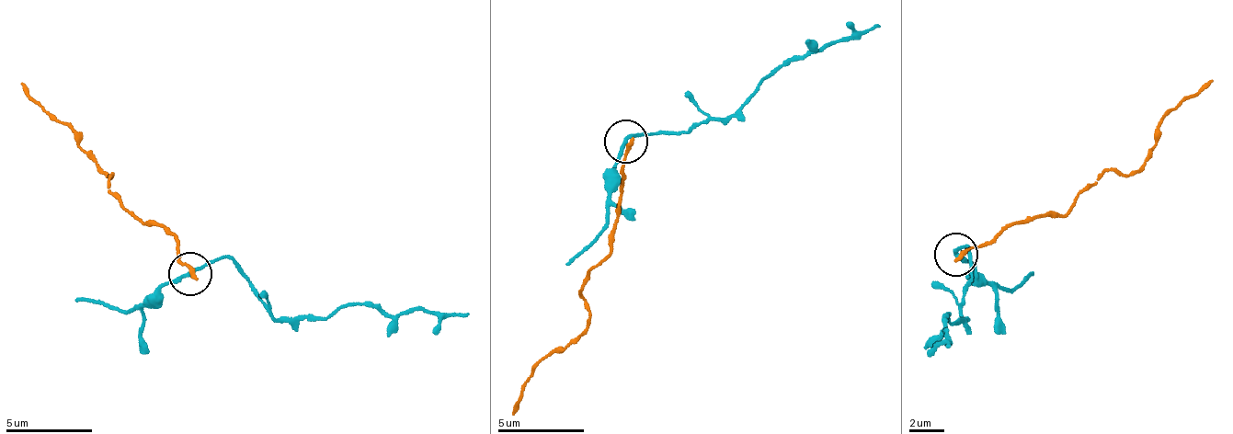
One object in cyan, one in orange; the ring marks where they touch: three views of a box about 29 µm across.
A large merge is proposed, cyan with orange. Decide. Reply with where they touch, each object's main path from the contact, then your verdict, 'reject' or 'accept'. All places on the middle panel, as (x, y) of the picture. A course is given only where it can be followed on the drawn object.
(625, 141) | cyan via (624, 140), (687, 134), (718, 117), (734, 116), (772, 71), (796, 61), (812, 49), (880, 27) | orange via (630, 140), (621, 177), (622, 189), (609, 257), (585, 277), (580, 295), (588, 325), (531, 368), (512, 416) | reject

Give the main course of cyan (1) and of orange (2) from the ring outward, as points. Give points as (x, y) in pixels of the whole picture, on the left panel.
1: (189, 273), (230, 257), (247, 287), (276, 319), (320, 320), (350, 304), (377, 304), (394, 314), (469, 312)
2: (193, 277), (176, 257), (177, 237), (140, 222), (116, 198), (106, 176), (19, 84)

